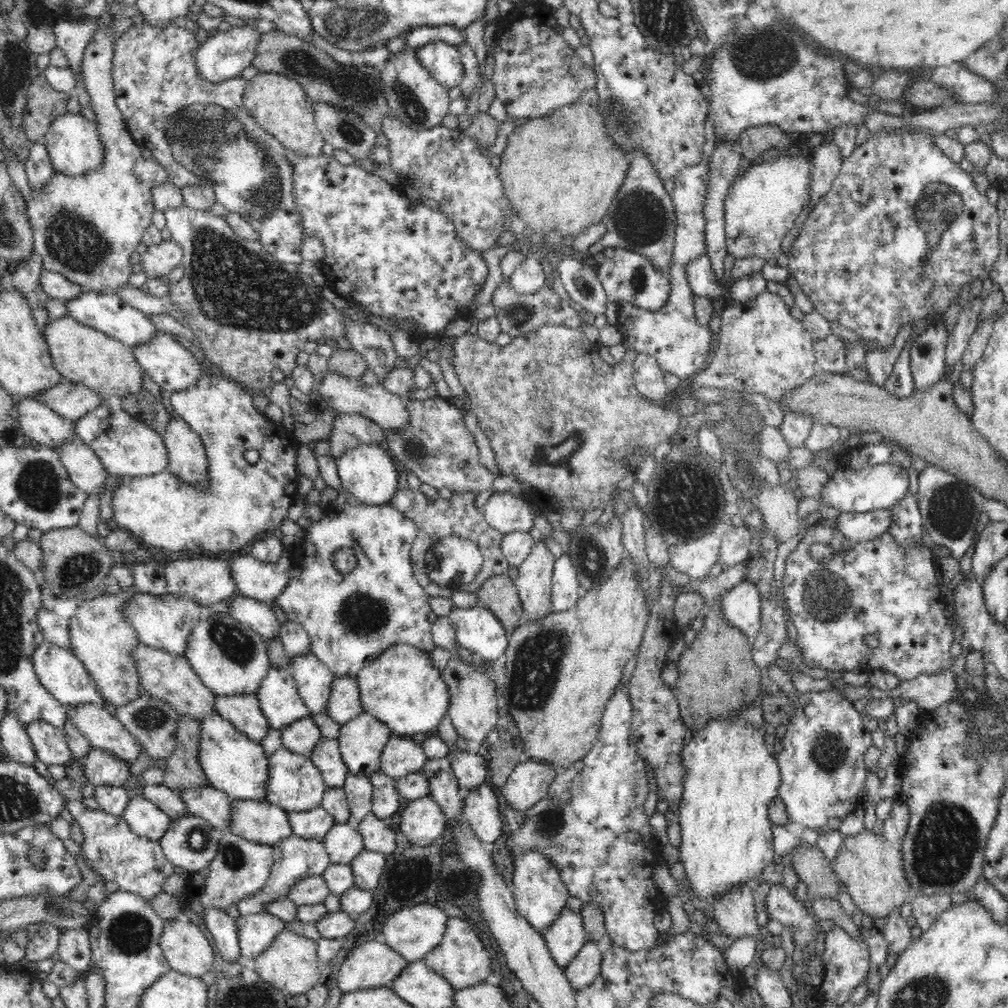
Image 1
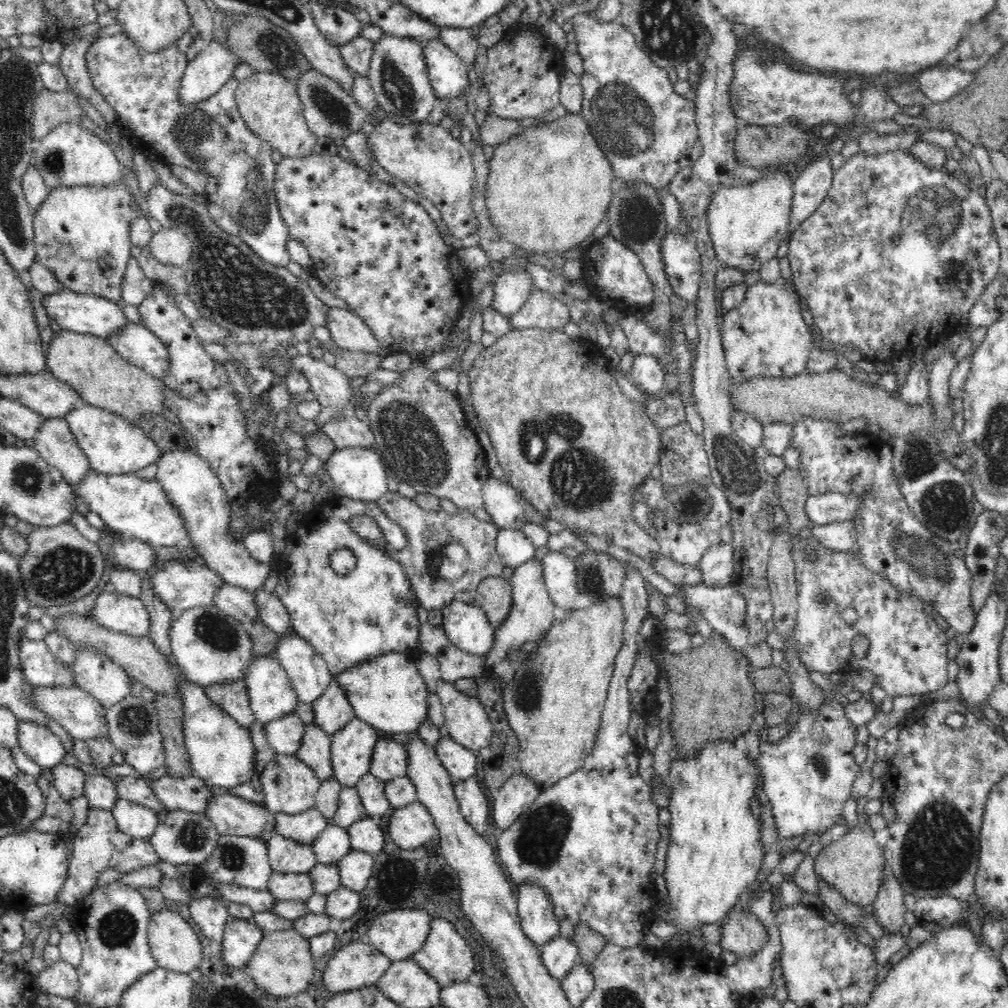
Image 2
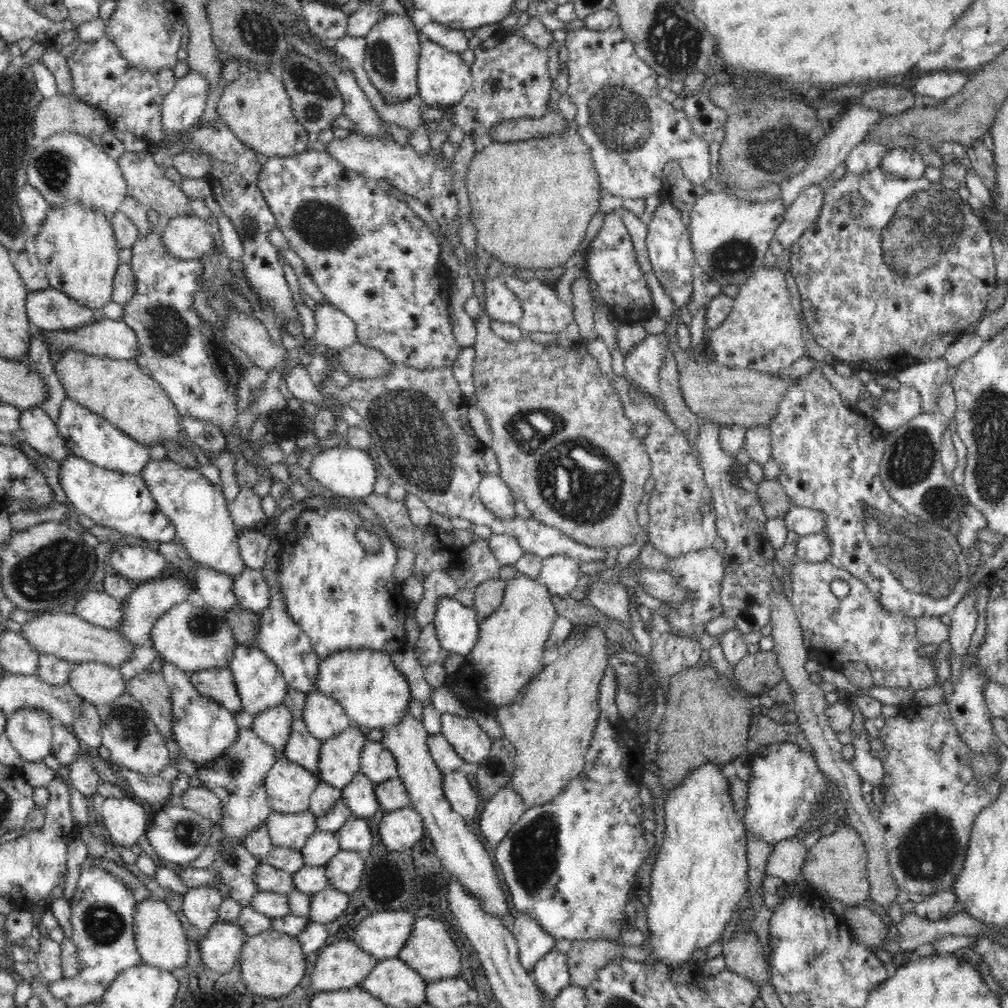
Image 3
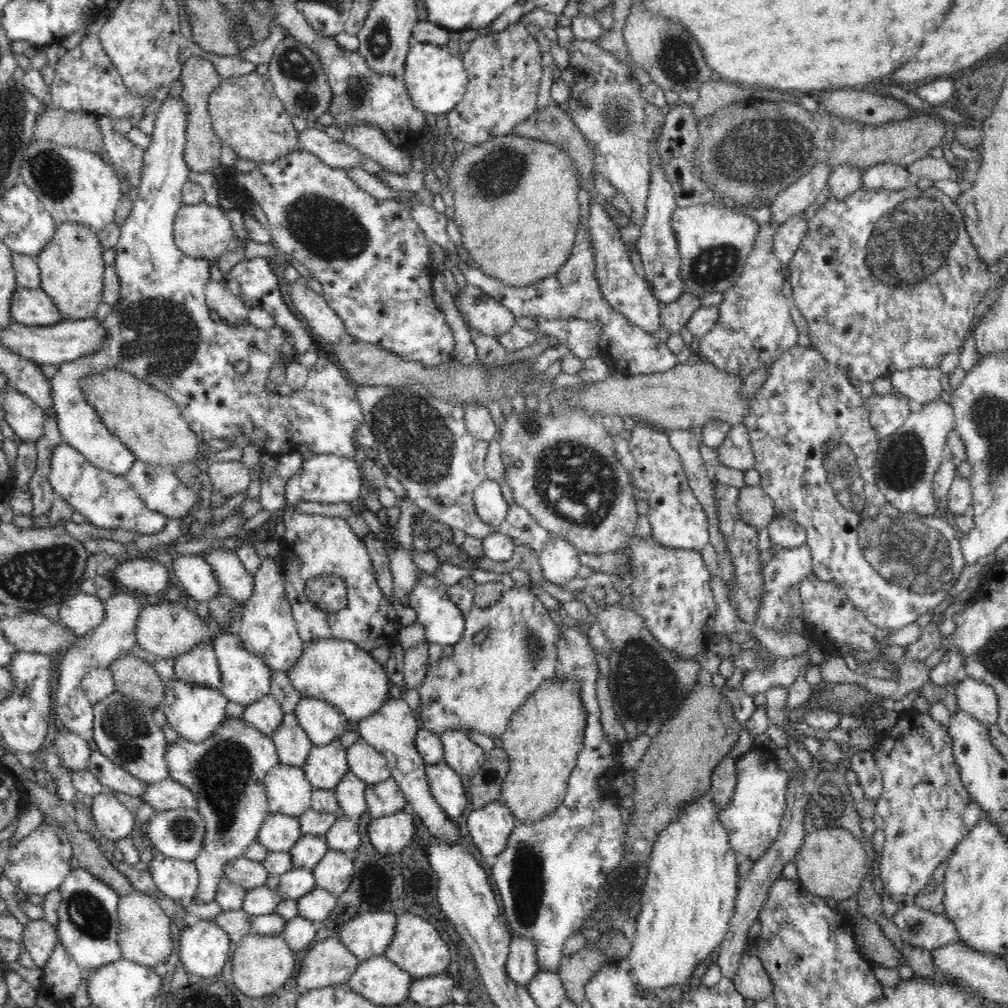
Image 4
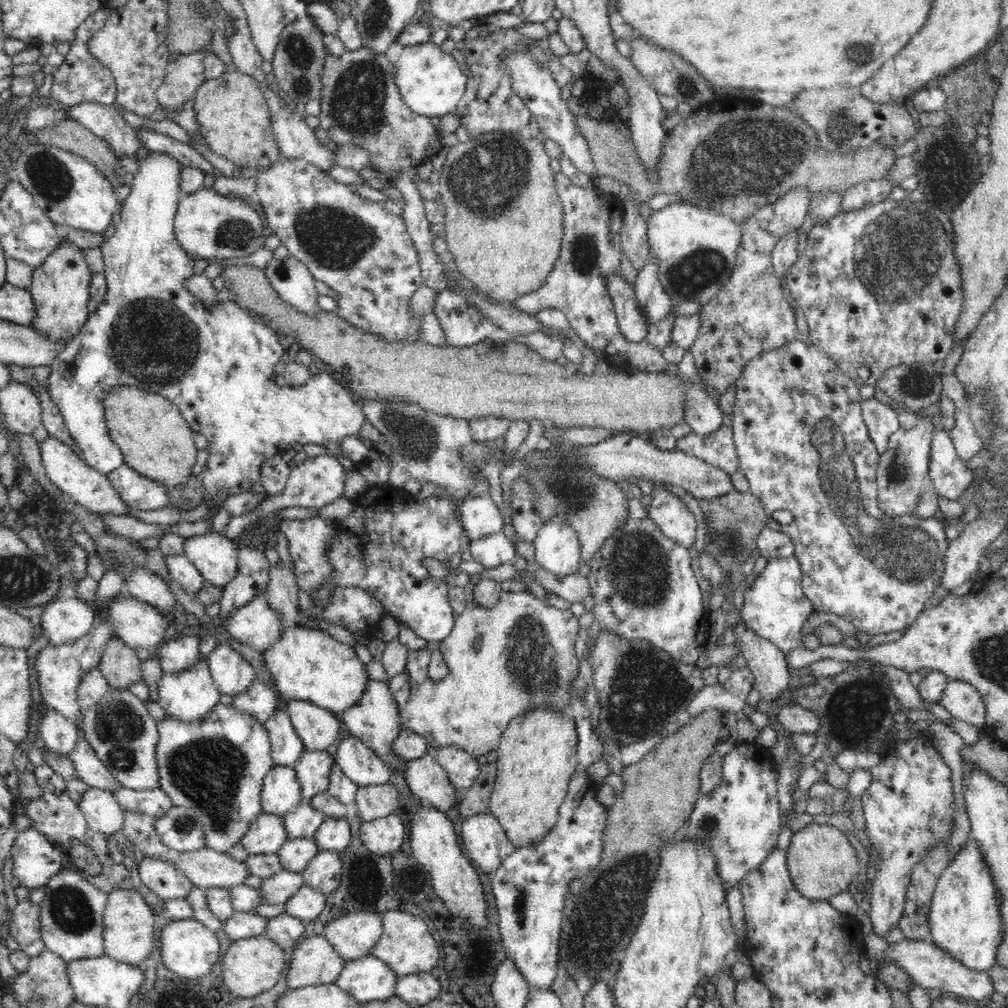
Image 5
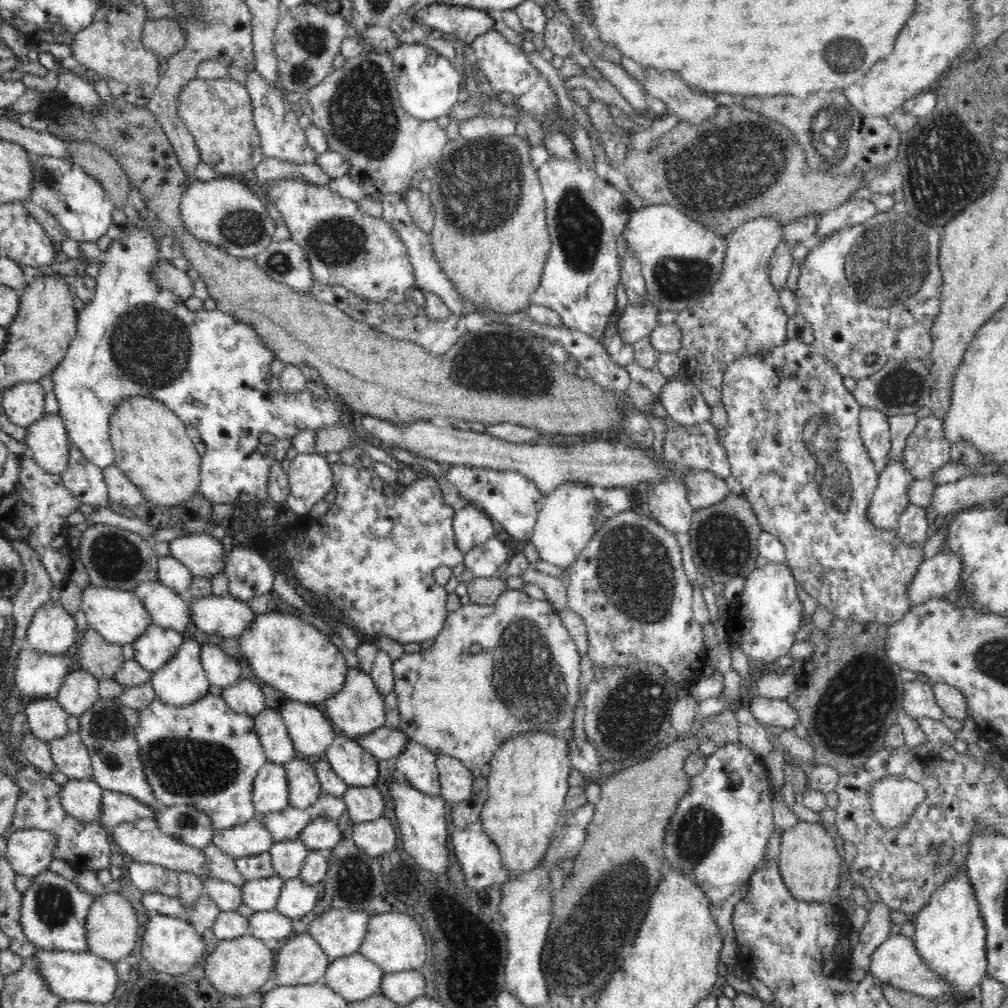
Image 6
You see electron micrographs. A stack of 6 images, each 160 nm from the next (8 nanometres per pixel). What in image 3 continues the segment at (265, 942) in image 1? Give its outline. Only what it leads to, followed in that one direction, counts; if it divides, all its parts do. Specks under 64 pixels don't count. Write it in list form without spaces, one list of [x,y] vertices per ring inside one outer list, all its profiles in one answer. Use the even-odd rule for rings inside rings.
[[[218,920],[198,944],[200,958],[214,972],[228,972],[239,960],[247,938],[237,924]]]

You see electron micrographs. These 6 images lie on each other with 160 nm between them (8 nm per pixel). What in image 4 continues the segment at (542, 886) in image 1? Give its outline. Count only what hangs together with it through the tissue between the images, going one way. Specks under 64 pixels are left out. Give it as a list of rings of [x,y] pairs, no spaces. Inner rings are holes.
[[[514,936],[509,946],[506,970],[510,980],[520,986],[528,986],[536,972],[537,965],[536,945],[531,938]]]

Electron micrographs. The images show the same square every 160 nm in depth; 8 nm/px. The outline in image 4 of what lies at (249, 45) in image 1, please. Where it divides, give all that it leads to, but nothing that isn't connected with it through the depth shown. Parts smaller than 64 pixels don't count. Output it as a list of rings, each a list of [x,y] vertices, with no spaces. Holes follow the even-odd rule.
[[[169,97],[164,101],[164,104],[159,109],[157,114],[156,124],[154,127],[154,133],[151,135],[150,147],[144,152],[144,159],[142,164],[142,178],[140,178],[140,186],[138,186],[138,196],[133,200],[133,205],[130,214],[126,217],[124,223],[121,226],[120,240],[115,246],[116,259],[115,269],[117,276],[120,281],[119,297],[117,301],[112,305],[113,311],[107,315],[104,320],[100,321],[103,324],[106,338],[105,343],[101,349],[98,349],[95,353],[88,356],[76,358],[68,362],[63,362],[58,365],[56,374],[51,378],[51,393],[53,394],[53,408],[56,414],[57,425],[59,431],[62,433],[63,441],[76,449],[88,462],[91,462],[94,466],[101,468],[106,472],[110,472],[115,475],[124,475],[132,468],[132,465],[136,462],[136,457],[131,450],[127,449],[127,446],[117,437],[114,436],[108,429],[107,426],[102,422],[102,419],[98,416],[96,409],[84,398],[81,389],[80,378],[87,373],[99,374],[100,372],[106,372],[106,370],[112,370],[112,368],[119,368],[138,376],[143,382],[148,382],[148,385],[152,385],[158,389],[158,391],[164,392],[164,395],[168,395],[176,404],[179,406],[181,413],[185,417],[185,421],[190,425],[192,431],[200,441],[206,441],[213,438],[218,440],[230,440],[234,446],[240,446],[244,448],[248,446],[248,442],[253,442],[261,454],[269,453],[271,455],[286,454],[292,451],[299,444],[308,444],[312,452],[315,454],[335,454],[342,458],[354,458],[354,440],[355,432],[358,427],[363,423],[364,415],[358,397],[356,396],[356,388],[348,380],[343,371],[338,369],[336,364],[328,361],[326,357],[319,357],[316,364],[313,365],[309,372],[309,377],[306,386],[298,392],[292,392],[292,394],[284,395],[279,393],[272,393],[266,390],[266,382],[268,382],[268,376],[270,376],[270,369],[278,360],[278,354],[280,354],[280,346],[284,344],[284,341],[288,338],[286,332],[281,329],[278,325],[274,325],[269,330],[263,330],[256,328],[252,323],[242,323],[241,325],[232,325],[228,321],[221,319],[218,321],[215,317],[214,312],[206,305],[204,296],[204,287],[210,280],[210,262],[205,259],[196,259],[186,256],[175,244],[173,236],[173,226],[178,214],[179,208],[183,205],[182,192],[184,184],[189,180],[188,174],[189,169],[185,159],[185,145],[187,142],[188,132],[188,107],[184,105],[184,101],[181,98],[170,99]],[[238,360],[245,360],[249,364],[249,369],[245,374],[236,373],[234,371],[234,363]]]

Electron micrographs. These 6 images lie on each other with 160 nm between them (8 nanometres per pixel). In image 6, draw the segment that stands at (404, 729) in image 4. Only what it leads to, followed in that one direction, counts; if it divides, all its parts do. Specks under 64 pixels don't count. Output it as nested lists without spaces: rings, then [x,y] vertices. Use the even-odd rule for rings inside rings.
[[[348,667],[344,686],[333,695],[330,695],[324,701],[324,712],[327,719],[332,722],[333,728],[337,733],[354,739],[368,735],[378,728],[386,726],[386,713],[382,695],[378,692],[372,677],[361,671],[359,668]]]

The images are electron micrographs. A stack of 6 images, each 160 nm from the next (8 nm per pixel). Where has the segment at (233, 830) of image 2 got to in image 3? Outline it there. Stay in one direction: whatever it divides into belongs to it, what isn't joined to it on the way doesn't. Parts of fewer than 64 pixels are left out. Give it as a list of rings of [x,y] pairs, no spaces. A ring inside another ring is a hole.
[[[198,784],[195,787],[189,787],[181,795],[181,800],[180,806],[204,815],[204,817],[208,818],[214,824],[217,824],[223,817],[220,799],[206,787]]]

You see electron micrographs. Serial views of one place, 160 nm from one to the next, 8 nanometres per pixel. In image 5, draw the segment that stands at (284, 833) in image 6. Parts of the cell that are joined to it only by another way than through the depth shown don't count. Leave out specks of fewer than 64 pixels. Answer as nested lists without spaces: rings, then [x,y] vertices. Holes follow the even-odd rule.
[[[301,802],[298,806],[281,816],[287,838],[312,838],[320,824],[327,817],[323,812],[316,810],[311,804]]]

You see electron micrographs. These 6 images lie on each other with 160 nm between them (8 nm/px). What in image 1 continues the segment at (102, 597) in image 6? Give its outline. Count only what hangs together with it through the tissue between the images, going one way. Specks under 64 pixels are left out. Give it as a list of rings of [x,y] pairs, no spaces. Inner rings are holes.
[[[216,614],[212,618],[202,618],[192,628],[187,642],[188,650],[184,657],[201,681],[216,695],[254,694],[272,667],[267,641],[231,616]]]

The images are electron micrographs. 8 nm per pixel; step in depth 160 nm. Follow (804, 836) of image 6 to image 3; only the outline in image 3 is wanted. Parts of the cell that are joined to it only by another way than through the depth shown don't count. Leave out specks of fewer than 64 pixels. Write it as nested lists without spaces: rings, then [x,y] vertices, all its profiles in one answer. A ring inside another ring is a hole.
[[[846,821],[838,822],[835,832],[823,834],[816,844],[807,850],[802,876],[818,894],[826,894],[849,907],[866,905],[869,900],[868,855],[864,841]]]

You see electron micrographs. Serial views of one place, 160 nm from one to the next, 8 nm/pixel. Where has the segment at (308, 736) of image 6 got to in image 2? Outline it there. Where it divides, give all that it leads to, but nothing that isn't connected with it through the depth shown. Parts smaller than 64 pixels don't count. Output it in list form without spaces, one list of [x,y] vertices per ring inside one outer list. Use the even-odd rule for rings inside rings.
[[[335,679],[311,705],[314,709],[314,725],[328,736],[347,726],[356,716],[347,695]]]

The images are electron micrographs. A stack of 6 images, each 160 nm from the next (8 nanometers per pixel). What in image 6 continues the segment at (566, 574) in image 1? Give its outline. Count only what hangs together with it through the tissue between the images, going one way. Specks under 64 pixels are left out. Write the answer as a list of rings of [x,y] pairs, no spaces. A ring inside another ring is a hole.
[[[568,481],[557,486],[545,498],[537,516],[531,542],[540,555],[540,560],[554,564],[561,569],[570,566],[581,550],[590,542],[596,530],[596,508],[598,501],[591,486],[582,482]]]

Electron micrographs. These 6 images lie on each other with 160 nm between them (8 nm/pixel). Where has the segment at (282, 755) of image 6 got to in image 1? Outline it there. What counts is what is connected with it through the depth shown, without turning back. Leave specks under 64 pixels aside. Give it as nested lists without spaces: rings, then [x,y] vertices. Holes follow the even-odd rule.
[[[320,737],[309,757],[318,767],[327,787],[343,787],[349,770],[339,751],[339,741]]]

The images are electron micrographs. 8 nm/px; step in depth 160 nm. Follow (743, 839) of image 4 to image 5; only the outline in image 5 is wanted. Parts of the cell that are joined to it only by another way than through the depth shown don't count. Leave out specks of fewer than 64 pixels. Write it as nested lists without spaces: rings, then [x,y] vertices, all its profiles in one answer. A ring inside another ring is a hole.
[[[734,747],[723,756],[723,769],[720,784],[708,794],[700,792],[691,813],[687,816],[688,826],[682,826],[679,834],[685,840],[693,840],[697,844],[707,846],[713,852],[716,865],[716,873],[720,877],[723,886],[730,890],[752,873],[764,859],[774,850],[778,844],[780,834],[780,815],[778,794],[778,770],[774,766],[768,766],[768,762],[754,762],[748,756],[748,750],[738,752]]]

